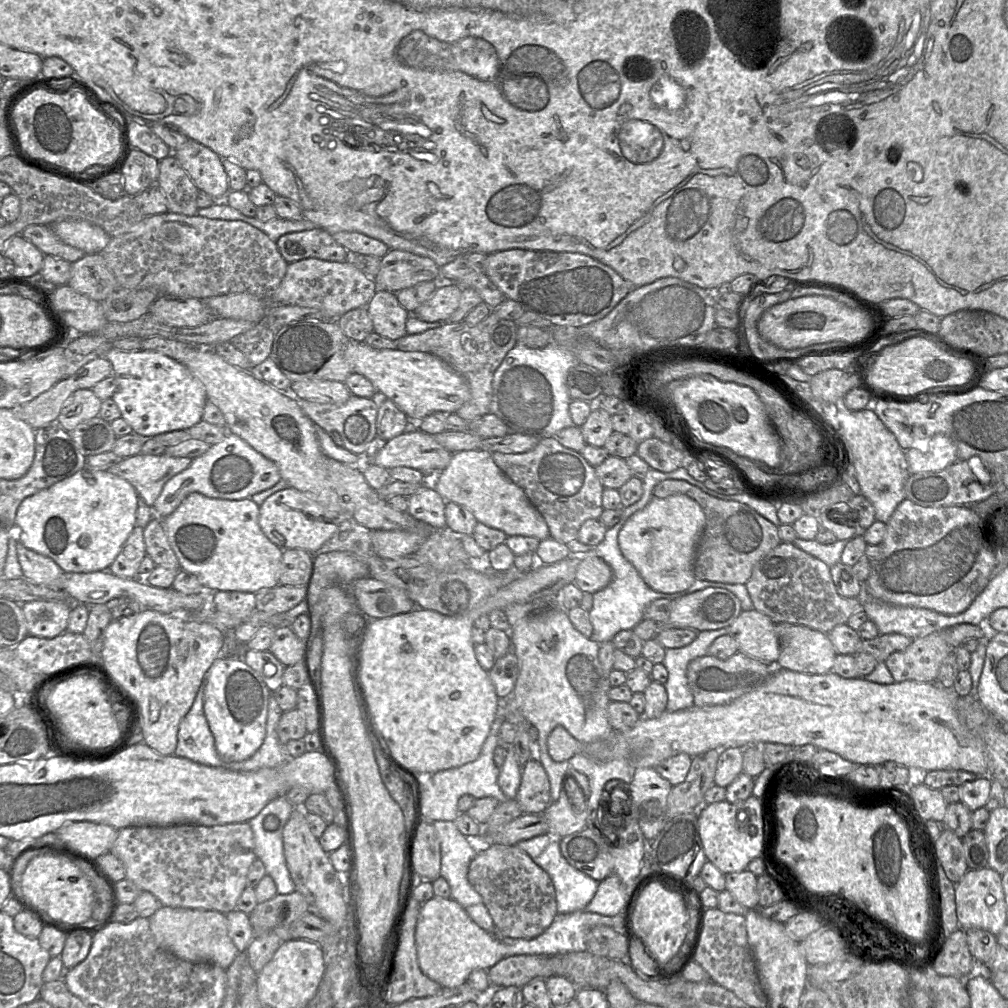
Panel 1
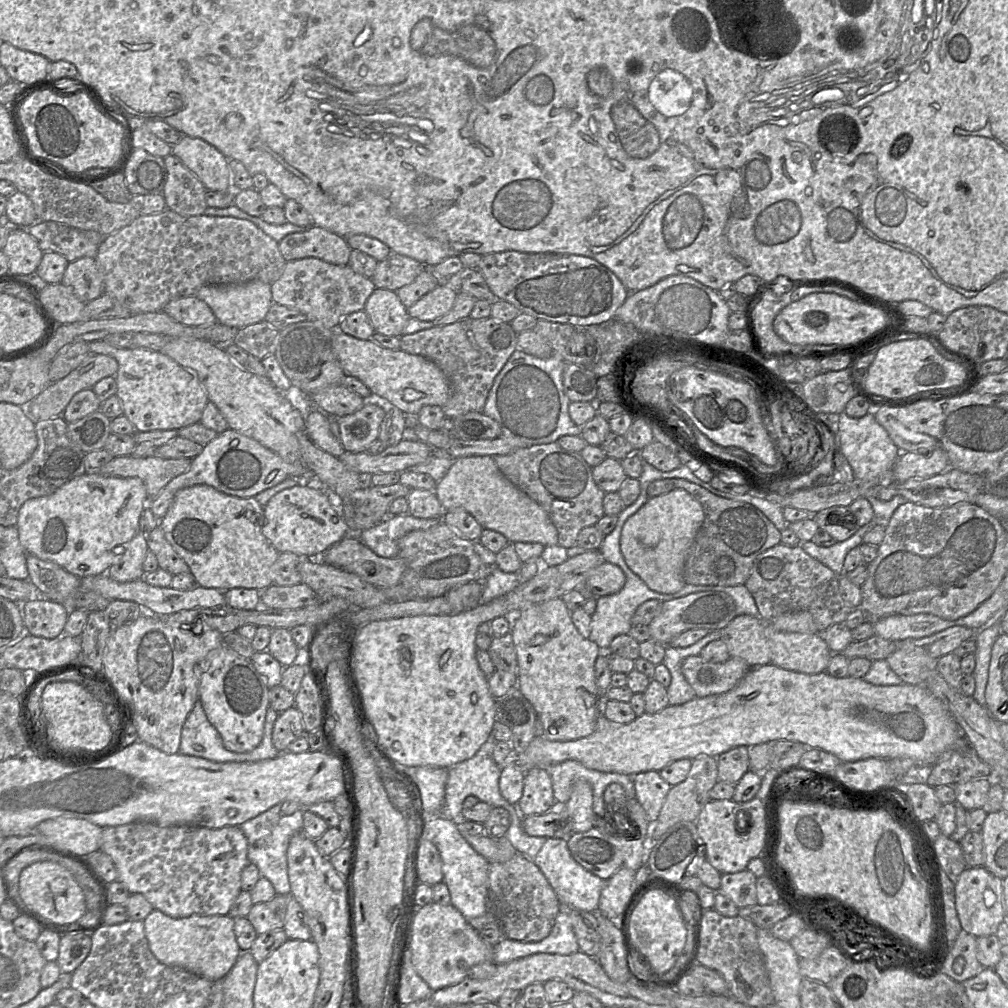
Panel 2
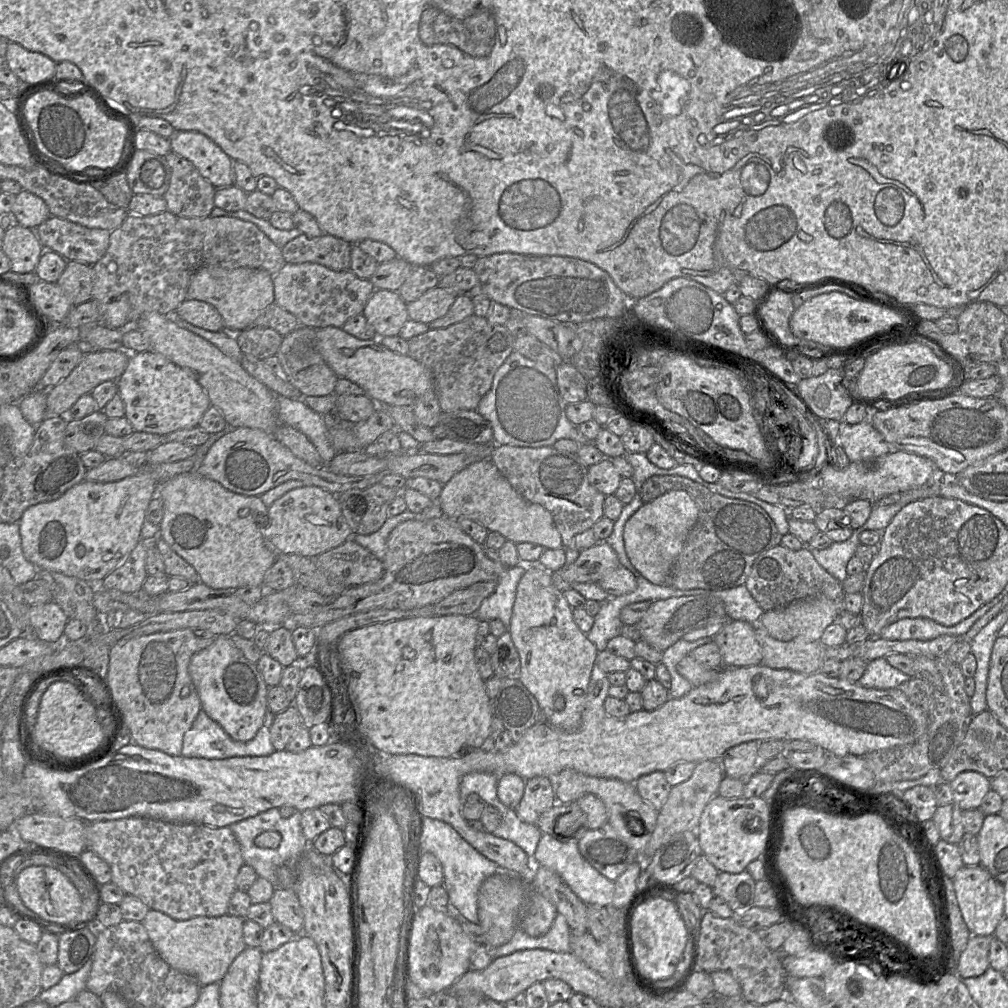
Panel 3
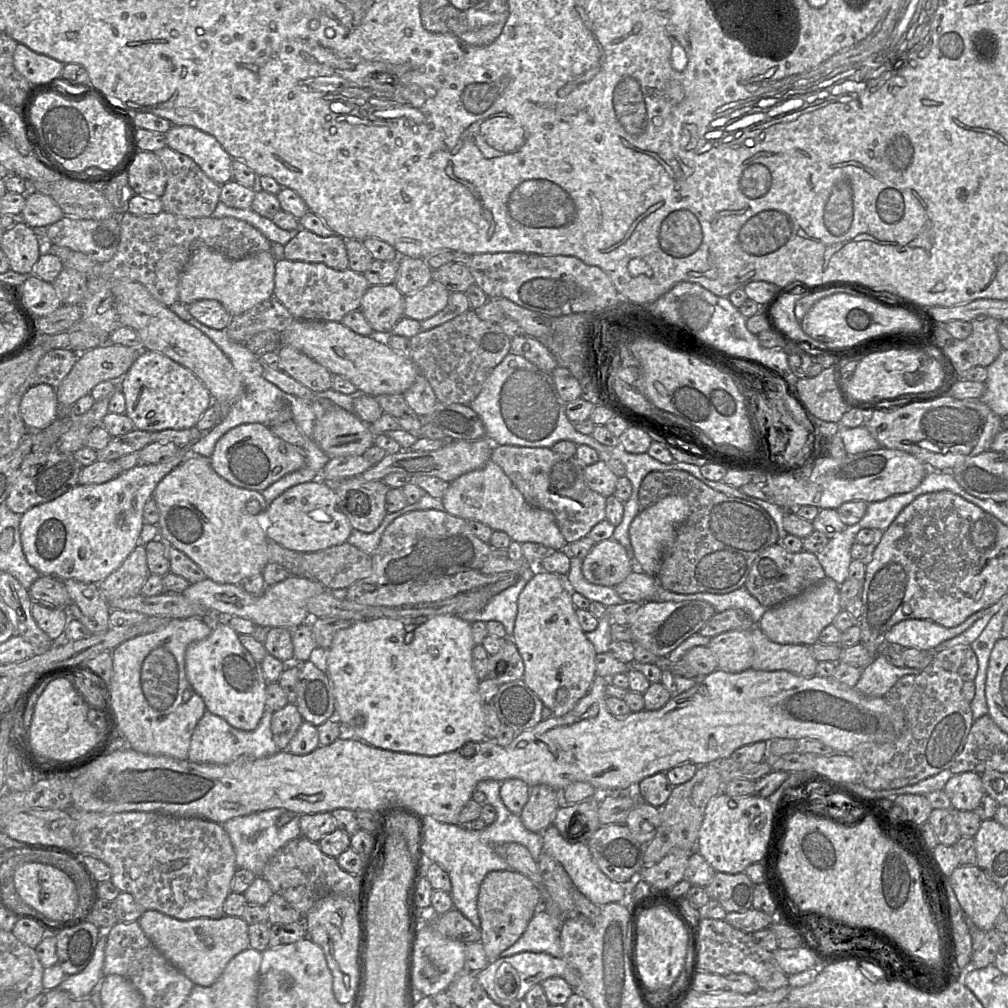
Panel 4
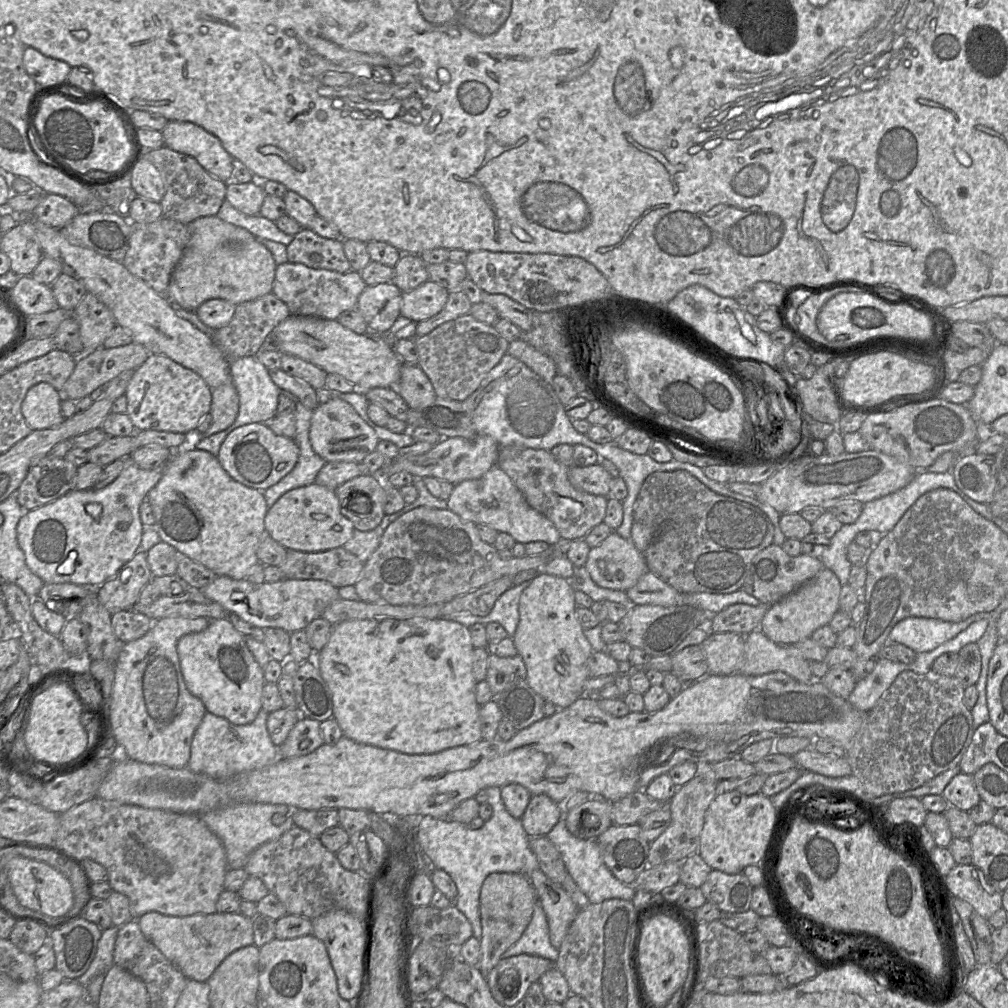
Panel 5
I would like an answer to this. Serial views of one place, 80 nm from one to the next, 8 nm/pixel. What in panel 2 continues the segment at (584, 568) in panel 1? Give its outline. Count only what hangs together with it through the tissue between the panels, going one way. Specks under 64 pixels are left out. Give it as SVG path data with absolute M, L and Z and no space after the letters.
M605 561L590 572L584 586L598 598L618 593L625 582L626 577L622 569Z

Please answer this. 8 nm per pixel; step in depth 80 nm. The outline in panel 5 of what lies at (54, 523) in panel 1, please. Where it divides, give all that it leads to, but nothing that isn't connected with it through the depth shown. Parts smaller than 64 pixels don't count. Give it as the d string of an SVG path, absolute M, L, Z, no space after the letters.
M129 458L120 475L103 489L71 490L59 499L27 511L17 525L17 541L25 555L26 564L44 583L72 583L86 588L98 588L115 577L118 571L139 551L144 532L140 505L149 491L163 476L166 465L144 470Z

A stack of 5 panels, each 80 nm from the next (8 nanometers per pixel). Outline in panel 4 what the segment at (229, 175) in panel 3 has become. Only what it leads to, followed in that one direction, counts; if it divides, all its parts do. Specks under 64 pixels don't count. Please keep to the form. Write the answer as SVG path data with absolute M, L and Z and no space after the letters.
M172 125L165 138L169 148L190 157L216 183L234 180L232 157L213 135L189 125Z

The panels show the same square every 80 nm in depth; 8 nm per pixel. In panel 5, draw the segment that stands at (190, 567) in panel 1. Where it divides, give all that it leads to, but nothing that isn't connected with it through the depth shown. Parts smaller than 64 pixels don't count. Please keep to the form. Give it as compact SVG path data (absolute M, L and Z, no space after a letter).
M193 448L179 454L173 453L165 465L163 476L146 497L155 517L154 529L161 541L213 571L218 577L245 579L248 570L259 562L256 552L266 534L264 520L268 507L263 492L235 481L223 469L218 458L207 451Z

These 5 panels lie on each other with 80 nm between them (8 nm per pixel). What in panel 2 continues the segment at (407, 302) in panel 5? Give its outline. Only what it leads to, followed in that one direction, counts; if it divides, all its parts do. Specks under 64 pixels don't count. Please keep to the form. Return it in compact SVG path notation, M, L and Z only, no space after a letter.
M443 281L421 297L407 311L411 318L433 321L447 314L453 307L457 292Z

